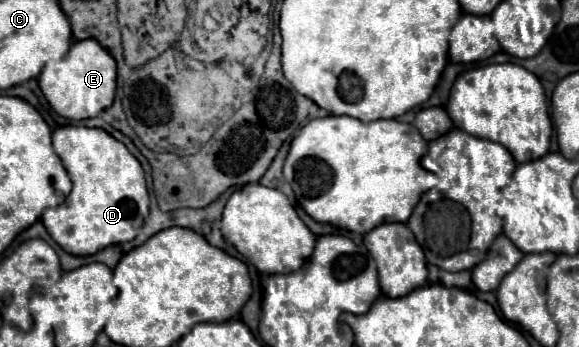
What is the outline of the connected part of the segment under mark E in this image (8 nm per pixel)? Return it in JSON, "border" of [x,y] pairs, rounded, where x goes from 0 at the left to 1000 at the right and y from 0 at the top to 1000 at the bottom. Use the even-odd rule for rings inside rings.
{"border":[[[150,110],[126,121],[119,150],[102,179],[78,184],[67,219],[67,254],[102,334],[116,346],[150,346],[195,300],[199,219],[202,196],[195,161],[174,138],[168,115]]]}

